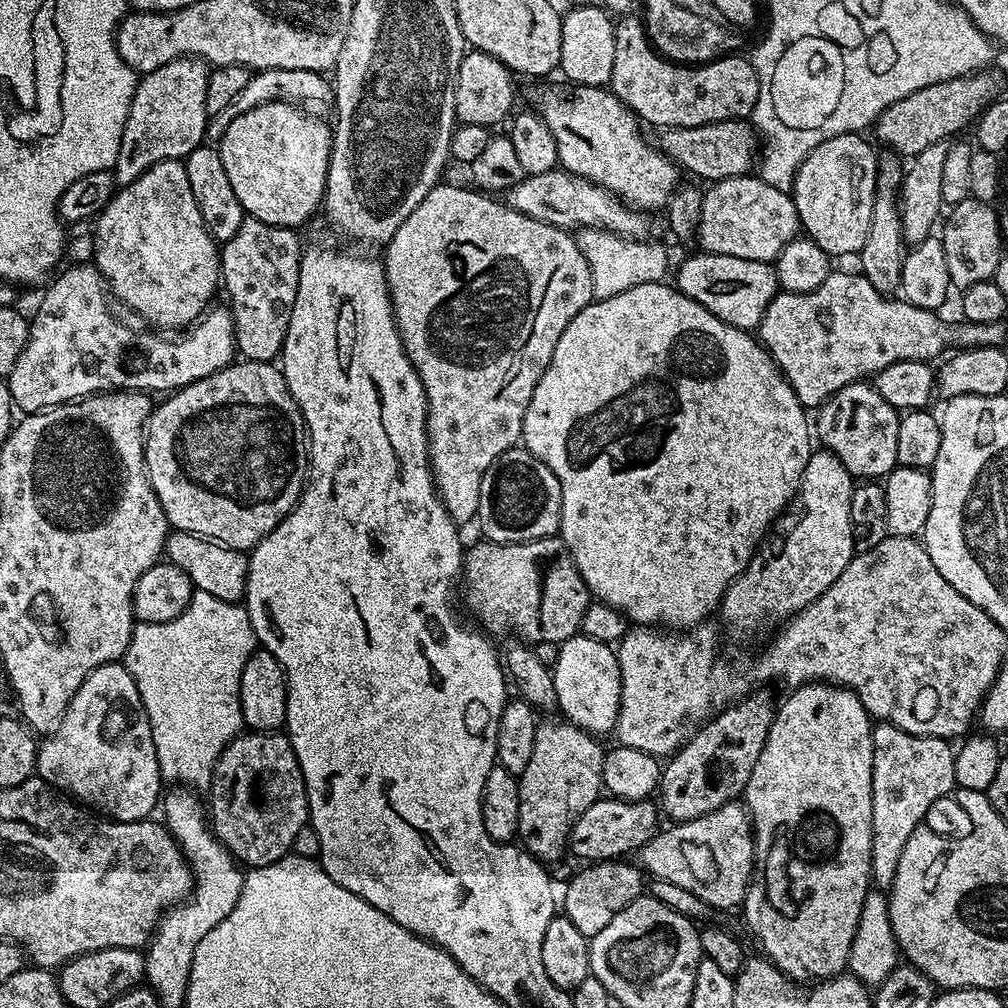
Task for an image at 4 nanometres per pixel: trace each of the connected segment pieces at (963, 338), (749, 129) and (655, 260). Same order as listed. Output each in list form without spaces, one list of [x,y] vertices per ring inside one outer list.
[[[834,270],[828,275],[826,282],[818,286],[818,290],[777,291],[770,306],[766,306],[766,314],[758,329],[758,339],[772,355],[772,360],[779,366],[781,374],[790,382],[801,406],[806,410],[816,410],[846,385],[863,381],[899,360],[932,362],[935,361],[935,356],[945,355],[944,347],[947,344],[957,344],[957,349],[967,350],[974,347],[994,348],[1005,343],[1003,323],[959,323],[947,324],[936,312],[909,304],[903,298],[889,298],[876,290],[859,271]]]
[[[747,119],[723,120],[693,128],[665,128],[659,133],[658,147],[681,169],[707,182],[746,176],[758,160],[758,133]]]
[[[599,226],[579,229],[574,239],[578,250],[582,250],[582,258],[586,258],[586,266],[590,266],[593,300],[614,298],[614,294],[622,294],[622,290],[634,290],[634,286],[643,284],[659,284],[667,277],[664,275],[668,272],[668,252],[660,244],[651,244],[651,239],[619,236],[618,233]]]

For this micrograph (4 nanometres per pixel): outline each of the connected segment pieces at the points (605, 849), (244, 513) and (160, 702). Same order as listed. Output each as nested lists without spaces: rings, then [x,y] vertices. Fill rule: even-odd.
[[[601,798],[586,810],[574,822],[572,833],[568,836],[569,853],[573,852],[580,862],[599,862],[627,857],[628,851],[639,850],[650,838],[656,835],[658,825],[658,808],[651,799],[647,800],[617,800],[615,798]]]
[[[237,359],[222,370],[206,378],[196,380],[185,388],[177,388],[167,398],[153,407],[144,426],[144,465],[148,471],[148,481],[166,514],[169,525],[177,532],[189,532],[195,536],[205,536],[208,540],[217,540],[227,548],[251,550],[262,538],[266,538],[279,524],[292,513],[294,505],[300,501],[308,475],[308,437],[300,407],[294,402],[286,386],[283,371],[275,363],[266,360]]]
[[[193,591],[186,610],[170,622],[137,623],[133,627],[122,663],[134,678],[134,686],[138,686],[146,718],[150,722],[161,781],[168,783],[169,780],[169,785],[187,786],[192,790],[211,789],[216,759],[245,727],[240,705],[240,683],[242,670],[257,648],[254,626],[243,603],[231,604],[205,592]]]

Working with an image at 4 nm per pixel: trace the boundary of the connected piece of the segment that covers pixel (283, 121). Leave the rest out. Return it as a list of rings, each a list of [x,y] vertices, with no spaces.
[[[275,100],[269,104],[258,106],[254,110],[246,110],[246,114],[238,114],[234,118],[234,122],[230,122],[230,126],[226,126],[223,136],[218,141],[220,157],[222,158],[222,166],[226,166],[226,175],[230,177],[230,186],[234,186],[234,194],[238,194],[238,202],[242,202],[245,213],[248,216],[258,218],[267,224],[274,226],[282,226],[293,230],[299,229],[299,224],[304,224],[311,218],[315,212],[323,205],[324,187],[328,181],[328,163],[330,162],[330,154],[332,153],[332,133],[333,129],[328,128],[316,116],[307,116],[303,107],[295,104],[287,104],[281,100]]]

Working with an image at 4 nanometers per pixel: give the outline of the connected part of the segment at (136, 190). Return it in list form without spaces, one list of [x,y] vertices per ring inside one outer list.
[[[163,160],[152,164],[134,182],[123,185],[108,205],[95,217],[96,233],[92,236],[92,248],[96,251],[94,263],[106,281],[106,287],[128,308],[140,312],[156,330],[184,330],[207,313],[213,303],[212,295],[221,287],[220,248],[202,222],[202,210],[194,202],[194,190],[190,190],[190,178],[186,178],[184,160]]]

